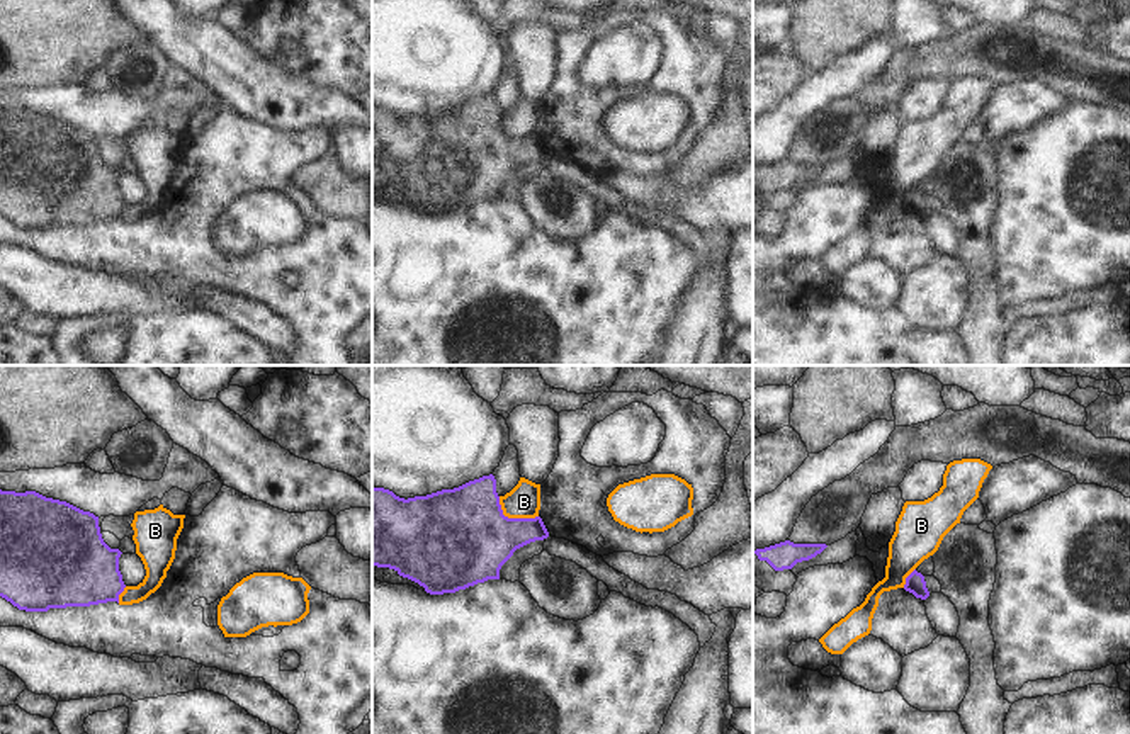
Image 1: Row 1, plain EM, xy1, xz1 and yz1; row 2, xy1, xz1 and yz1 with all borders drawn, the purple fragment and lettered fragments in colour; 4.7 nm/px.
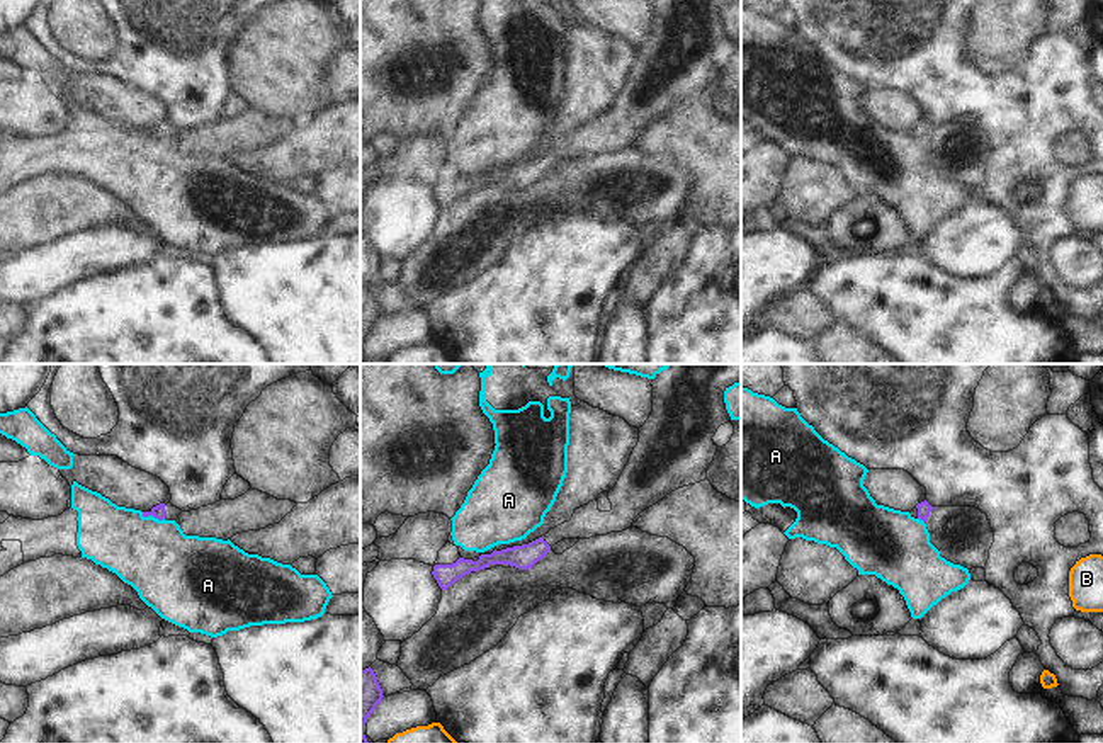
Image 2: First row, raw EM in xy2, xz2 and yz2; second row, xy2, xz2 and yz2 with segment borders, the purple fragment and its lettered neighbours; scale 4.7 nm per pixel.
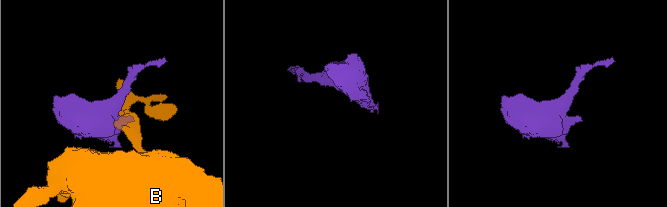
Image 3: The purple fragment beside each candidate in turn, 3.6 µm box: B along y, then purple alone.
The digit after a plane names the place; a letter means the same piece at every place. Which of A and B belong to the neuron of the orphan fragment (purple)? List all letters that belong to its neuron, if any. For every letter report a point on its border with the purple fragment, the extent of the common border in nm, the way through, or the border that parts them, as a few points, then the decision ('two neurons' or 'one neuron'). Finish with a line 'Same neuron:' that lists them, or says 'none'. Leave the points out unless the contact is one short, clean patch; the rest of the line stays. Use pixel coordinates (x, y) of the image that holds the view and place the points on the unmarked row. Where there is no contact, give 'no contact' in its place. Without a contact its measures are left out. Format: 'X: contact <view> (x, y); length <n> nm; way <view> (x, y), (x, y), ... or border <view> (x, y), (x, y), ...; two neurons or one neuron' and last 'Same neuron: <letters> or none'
A: contact xy2 (153, 135); length 120 nm; border xy2 (141, 131), (164, 138); two neurons
B: contact xz1 (512, 138); length 220 nm; border xz1 (498, 116), (505, 135), (537, 136); two neurons
Same neuron: none

